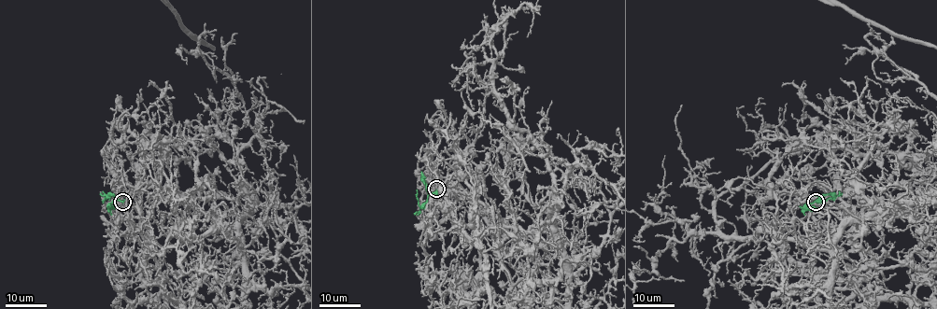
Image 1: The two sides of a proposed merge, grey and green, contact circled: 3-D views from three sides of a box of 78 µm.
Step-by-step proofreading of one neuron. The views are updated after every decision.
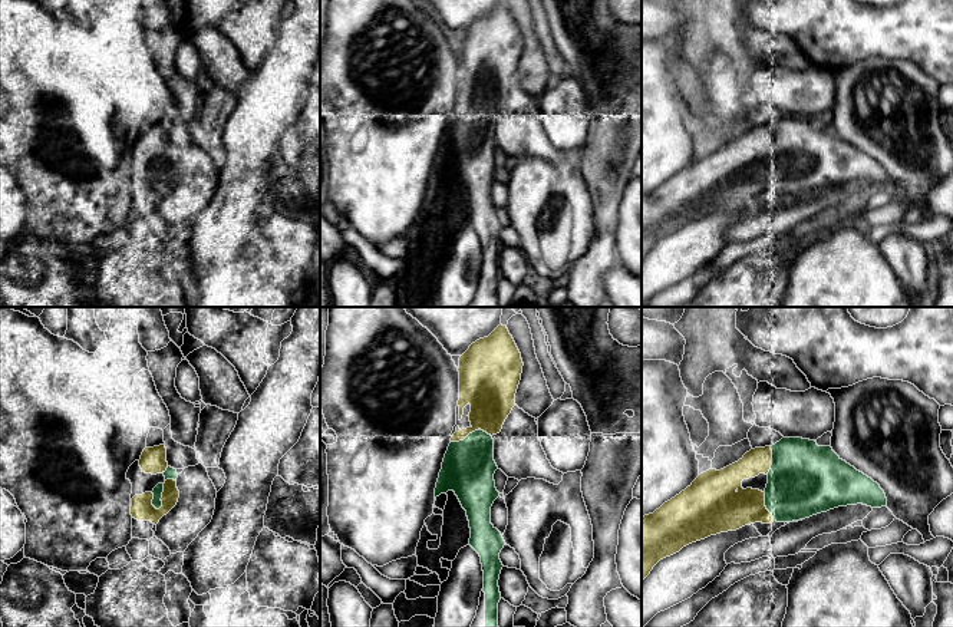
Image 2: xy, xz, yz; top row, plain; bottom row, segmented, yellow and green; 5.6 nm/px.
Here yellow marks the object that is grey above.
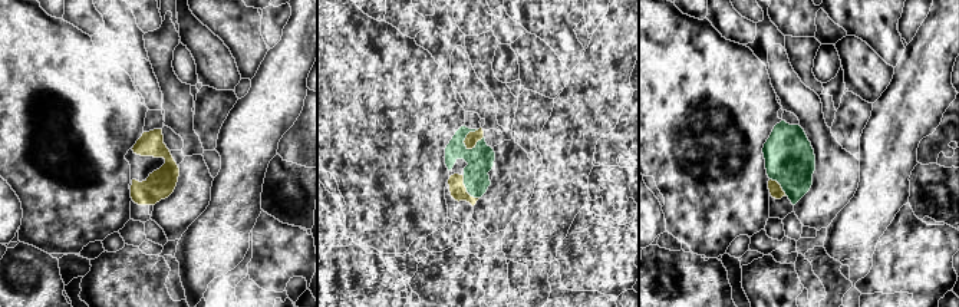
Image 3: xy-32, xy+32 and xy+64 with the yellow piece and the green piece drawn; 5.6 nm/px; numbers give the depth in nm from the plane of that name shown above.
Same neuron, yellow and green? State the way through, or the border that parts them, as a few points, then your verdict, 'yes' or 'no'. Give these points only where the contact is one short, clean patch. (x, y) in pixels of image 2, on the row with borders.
yes

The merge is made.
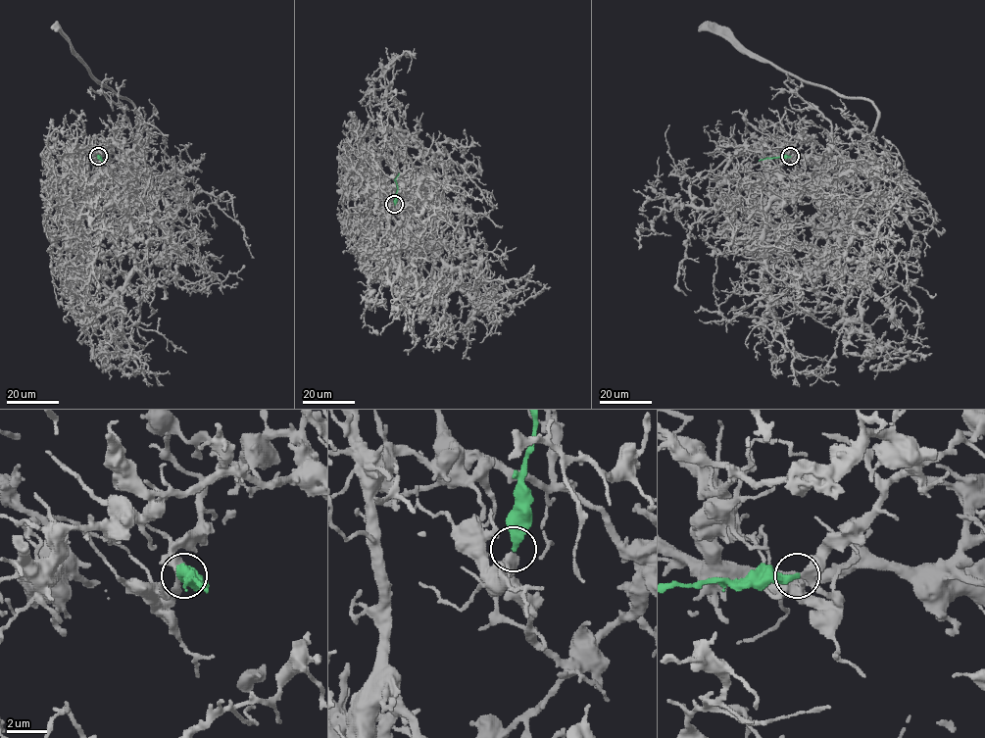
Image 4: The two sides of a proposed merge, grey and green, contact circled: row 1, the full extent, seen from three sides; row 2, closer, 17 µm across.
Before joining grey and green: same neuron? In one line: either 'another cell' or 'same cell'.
same cell

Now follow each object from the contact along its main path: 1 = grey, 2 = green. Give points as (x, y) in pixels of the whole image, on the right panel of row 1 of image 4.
1: (790, 156), (802, 139), (777, 168), (793, 188), (839, 177), (864, 153), (877, 110), (761, 62), (699, 27)
2: (790, 156), (759, 161)

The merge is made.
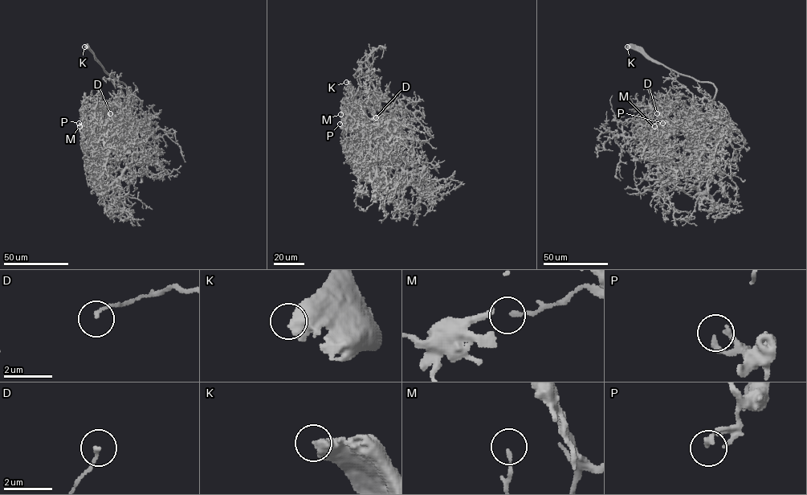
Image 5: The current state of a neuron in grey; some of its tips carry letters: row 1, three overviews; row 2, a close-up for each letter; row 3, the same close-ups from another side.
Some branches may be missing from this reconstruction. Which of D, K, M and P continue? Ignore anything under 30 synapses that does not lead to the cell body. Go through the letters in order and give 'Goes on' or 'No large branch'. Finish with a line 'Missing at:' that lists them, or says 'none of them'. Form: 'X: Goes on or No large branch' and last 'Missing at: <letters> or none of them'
D: No large branch
K: Goes on
M: No large branch
P: No large branch
Missing at: K

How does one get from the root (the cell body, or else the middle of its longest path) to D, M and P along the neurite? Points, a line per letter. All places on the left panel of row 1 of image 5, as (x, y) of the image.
D: (113, 119), (97, 116), (100, 108), (115, 105), (114, 102), (108, 109), (110, 113)
M: (113, 119), (99, 123), (106, 124), (109, 130), (95, 121), (87, 130), (83, 124), (79, 126)
P: (113, 119), (99, 123), (106, 124), (109, 130), (95, 121), (87, 130), (79, 123)

